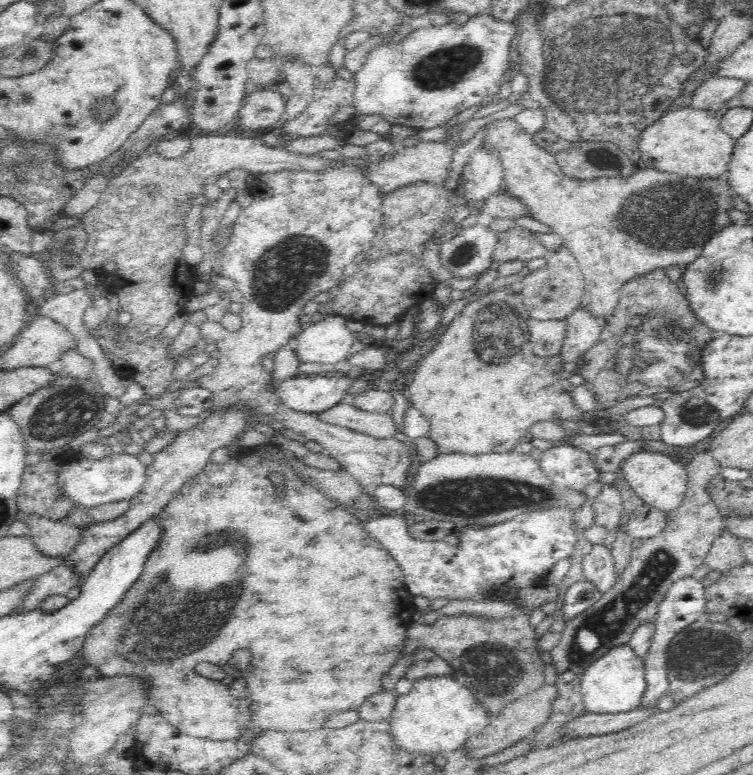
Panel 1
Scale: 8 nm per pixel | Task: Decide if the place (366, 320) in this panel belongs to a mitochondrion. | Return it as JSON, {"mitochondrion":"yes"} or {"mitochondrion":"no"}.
{"mitochondrion":"no"}

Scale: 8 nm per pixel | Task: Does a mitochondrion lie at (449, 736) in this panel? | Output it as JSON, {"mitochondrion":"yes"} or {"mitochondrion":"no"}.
{"mitochondrion":"no"}

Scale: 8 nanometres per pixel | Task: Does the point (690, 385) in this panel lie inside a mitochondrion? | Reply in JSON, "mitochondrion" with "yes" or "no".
{"mitochondrion":"yes"}

